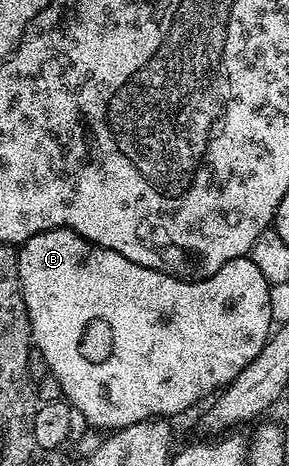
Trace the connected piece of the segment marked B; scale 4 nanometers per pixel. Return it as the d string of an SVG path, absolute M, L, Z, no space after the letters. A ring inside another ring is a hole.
M57 227L39 235L33 235L28 242L17 248L16 254L22 296L30 318L30 338L33 346L40 349L44 361L50 366L50 374L56 377L56 381L60 381L65 402L69 403L81 418L83 415L92 426L99 427L94 429L102 433L113 433L128 425L136 425L145 419L166 419L171 417L170 415L178 415L181 411L188 410L190 406L201 404L207 397L213 396L219 389L228 386L257 357L260 349L264 349L266 340L272 334L269 311L269 291L272 284L266 280L264 273L260 273L260 269L256 269L256 265L248 257L228 261L216 273L195 278L195 283L189 283L186 277L136 265L136 261L128 261L128 257L120 257L120 253L112 249L104 249L100 245L90 243L66 227ZM182 323L210 323L210 363L226 363L226 379L222 379L222 367L218 367L218 379L214 379L214 383L206 387L206 395L203 391L198 391L198 395L190 391L190 387L194 387L194 379L202 379L202 363L182 363Z

